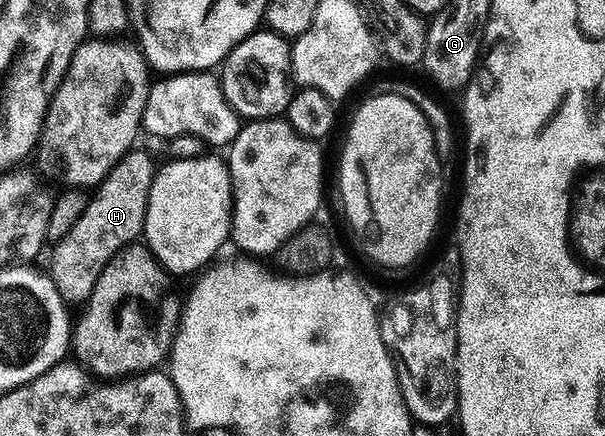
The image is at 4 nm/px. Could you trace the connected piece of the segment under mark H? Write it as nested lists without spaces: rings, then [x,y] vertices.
[[[140,148],[129,149],[128,154],[103,177],[89,196],[86,211],[82,211],[78,223],[66,231],[61,241],[51,246],[50,276],[65,302],[87,302],[94,291],[94,283],[98,283],[98,275],[102,275],[102,267],[143,234],[150,187],[156,178],[158,161]]]

